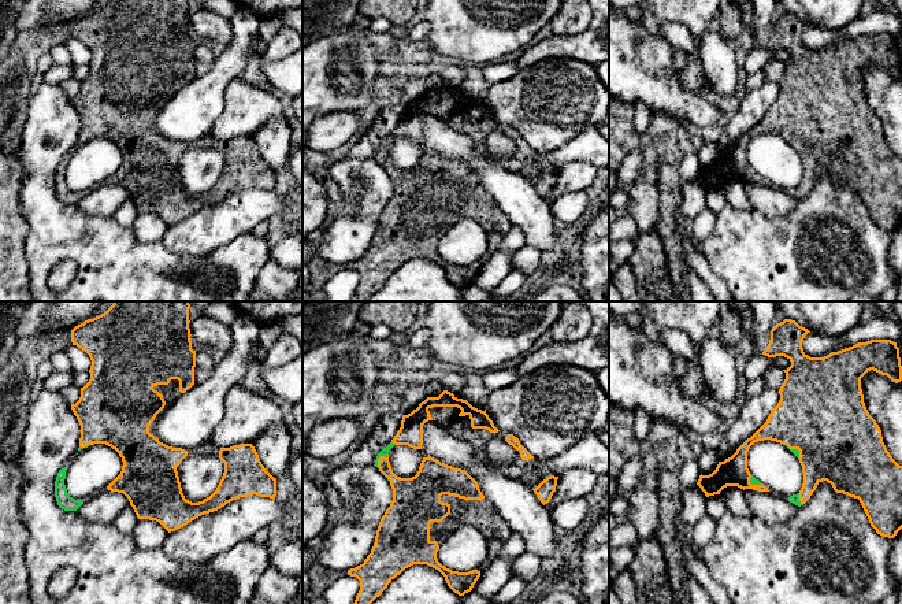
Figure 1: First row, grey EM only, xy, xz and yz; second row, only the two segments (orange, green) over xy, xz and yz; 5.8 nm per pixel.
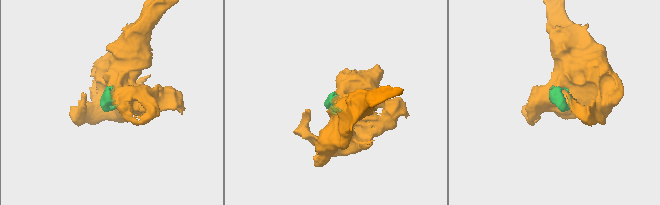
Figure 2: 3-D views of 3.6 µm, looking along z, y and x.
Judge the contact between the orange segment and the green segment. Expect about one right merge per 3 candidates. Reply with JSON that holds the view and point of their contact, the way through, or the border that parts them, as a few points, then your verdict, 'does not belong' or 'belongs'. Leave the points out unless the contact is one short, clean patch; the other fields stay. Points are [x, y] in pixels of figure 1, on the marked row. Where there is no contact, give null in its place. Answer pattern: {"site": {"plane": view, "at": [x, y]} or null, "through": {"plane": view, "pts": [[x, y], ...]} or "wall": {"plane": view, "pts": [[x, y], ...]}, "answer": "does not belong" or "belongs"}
{"site": {"plane": "xz", "at": [379, 458]}, "answer": "belongs"}

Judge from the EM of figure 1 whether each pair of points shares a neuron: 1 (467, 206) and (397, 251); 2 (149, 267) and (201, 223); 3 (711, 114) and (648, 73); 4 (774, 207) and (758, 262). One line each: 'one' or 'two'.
1: one
2: two
3: one
4: two

